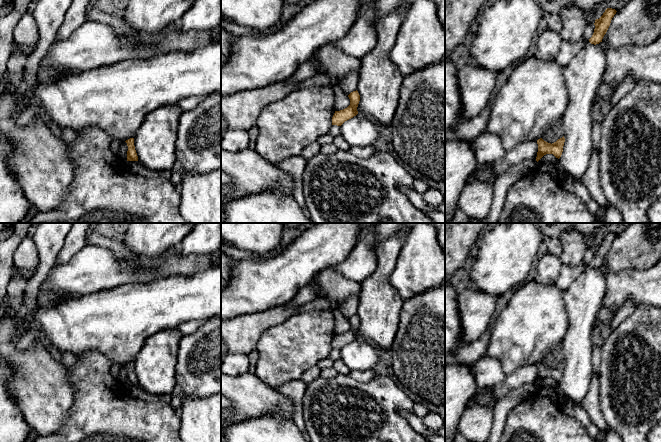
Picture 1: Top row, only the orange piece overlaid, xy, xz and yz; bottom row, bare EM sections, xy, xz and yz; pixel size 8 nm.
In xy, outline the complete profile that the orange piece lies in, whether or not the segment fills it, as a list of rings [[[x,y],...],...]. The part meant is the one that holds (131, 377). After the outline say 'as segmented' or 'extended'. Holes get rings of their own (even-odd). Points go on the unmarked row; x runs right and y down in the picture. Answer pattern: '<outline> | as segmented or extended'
[[[130,362],[125,365],[128,370],[127,385],[138,385],[138,380],[134,370],[134,362]]] | as segmented

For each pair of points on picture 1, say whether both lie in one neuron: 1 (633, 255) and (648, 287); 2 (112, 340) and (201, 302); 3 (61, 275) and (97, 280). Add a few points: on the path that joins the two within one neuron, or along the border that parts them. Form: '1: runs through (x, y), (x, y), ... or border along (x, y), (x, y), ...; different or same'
1: border along (650, 267), (644, 269), (623, 269), (617, 273); different
2: runs through (134, 321), (147, 308), (167, 302), (179, 302); same
3: runs through (70, 277), (88, 277); same

